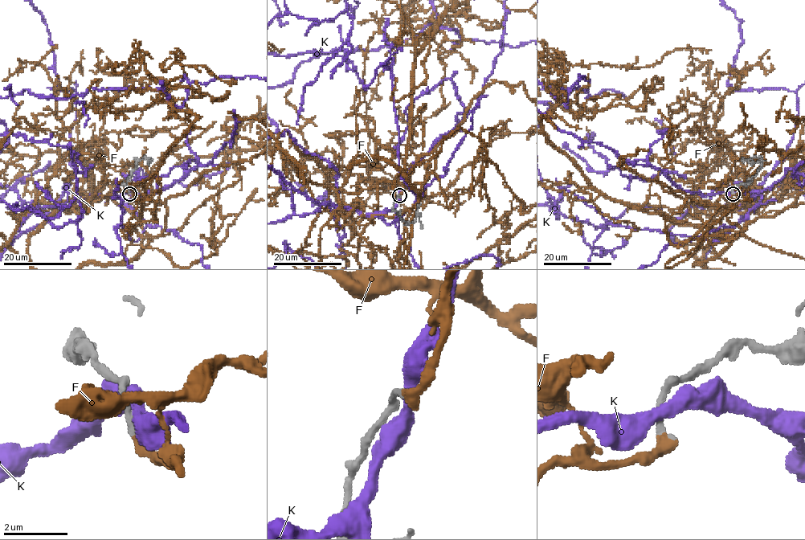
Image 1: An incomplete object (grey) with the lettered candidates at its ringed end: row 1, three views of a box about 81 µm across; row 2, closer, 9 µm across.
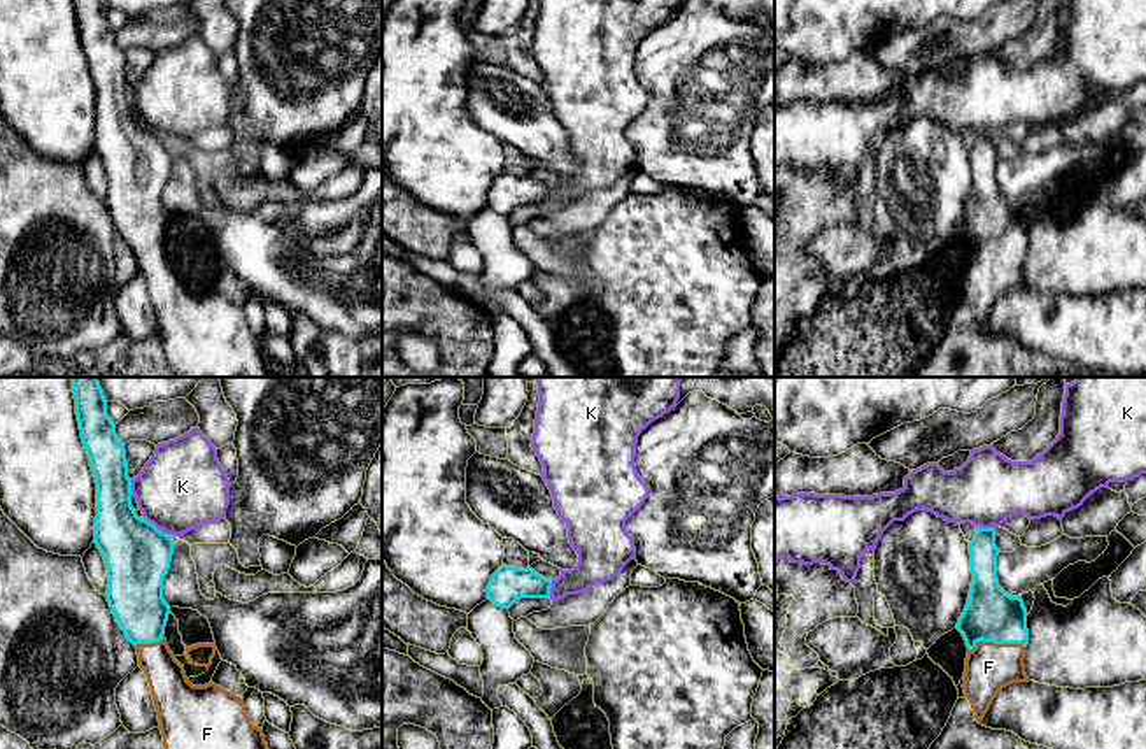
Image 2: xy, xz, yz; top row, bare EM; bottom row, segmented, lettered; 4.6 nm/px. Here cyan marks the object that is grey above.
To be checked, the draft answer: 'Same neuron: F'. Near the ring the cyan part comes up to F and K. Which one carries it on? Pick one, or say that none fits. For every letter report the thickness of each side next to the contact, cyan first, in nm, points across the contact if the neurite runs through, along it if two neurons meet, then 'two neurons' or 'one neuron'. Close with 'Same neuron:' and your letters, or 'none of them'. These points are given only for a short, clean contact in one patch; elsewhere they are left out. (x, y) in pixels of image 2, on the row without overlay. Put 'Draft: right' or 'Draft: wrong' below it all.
F: 240/220 nm | one neuron
K: 300/380 nm | two neurons
Same neuron: F
Draft: right

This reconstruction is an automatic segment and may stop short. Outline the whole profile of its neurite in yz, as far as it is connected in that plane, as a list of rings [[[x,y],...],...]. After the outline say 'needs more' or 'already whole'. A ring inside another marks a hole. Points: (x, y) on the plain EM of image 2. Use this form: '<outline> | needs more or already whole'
[[[976,135],[969,149],[973,189],[957,237],[967,253],[964,302],[981,332],[997,300],[1013,289],[1029,289],[1025,254],[1027,216],[1022,202],[1011,203],[997,186],[995,135]]] | needs more

